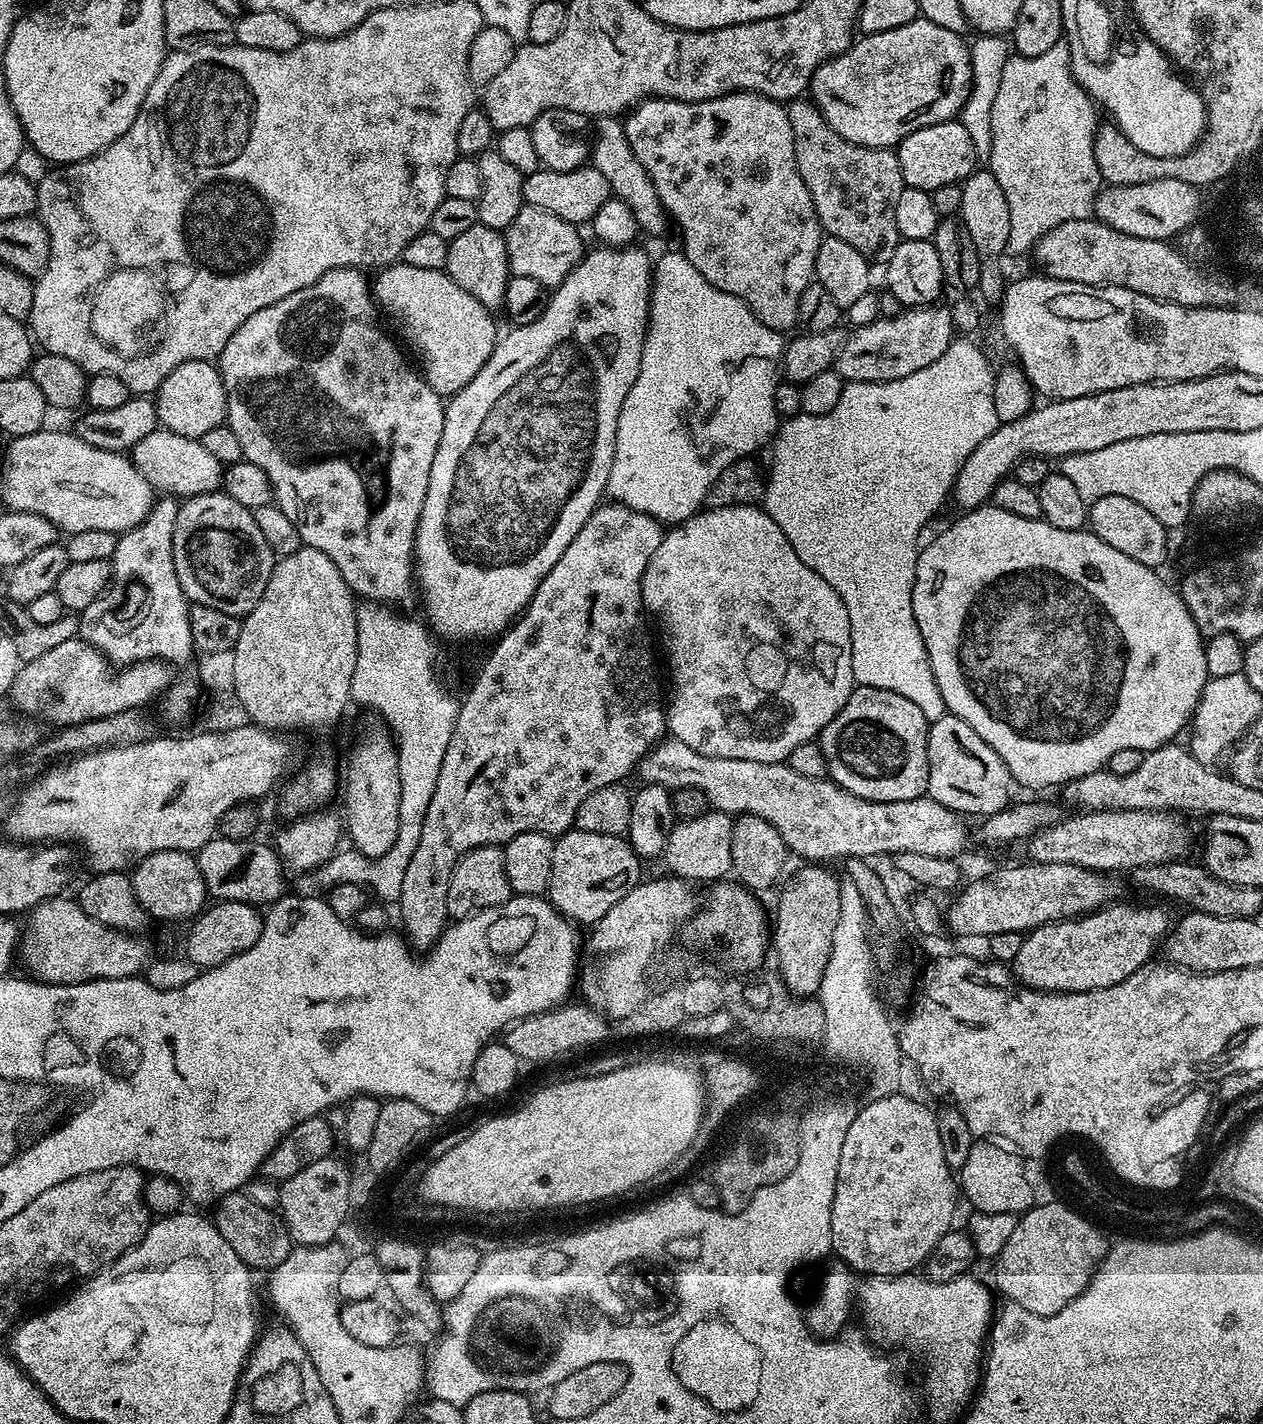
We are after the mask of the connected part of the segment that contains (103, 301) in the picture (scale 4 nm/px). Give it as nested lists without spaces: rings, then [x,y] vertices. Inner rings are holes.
[[[120,269],[93,292],[91,328],[100,341],[124,356],[144,355],[161,337],[166,298],[159,281],[151,276],[145,269]]]

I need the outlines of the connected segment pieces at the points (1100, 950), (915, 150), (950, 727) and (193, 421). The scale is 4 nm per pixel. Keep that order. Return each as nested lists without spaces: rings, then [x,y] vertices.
[[[1144,904],[1141,908],[1116,907],[1117,906],[1105,906],[1098,912],[1086,916],[1077,916],[1075,920],[1057,920],[1054,924],[1043,924],[1042,926],[1033,928],[1031,932],[1025,935],[1016,957],[1010,961],[1011,971],[1014,973],[1016,979],[1019,980],[1021,984],[1026,985],[1027,988],[1033,988],[1035,992],[1089,992],[1090,990],[1098,990],[1099,988],[1118,986],[1118,982],[1130,978],[1130,974],[1134,974],[1139,968],[1145,967],[1145,965],[1153,959],[1152,951],[1154,951],[1155,948],[1157,951],[1158,945],[1170,931],[1170,919],[1168,920],[1168,912],[1166,909],[1155,908],[1152,904]]]
[[[959,119],[926,126],[922,130],[914,130],[914,134],[900,141],[898,155],[905,185],[910,188],[920,188],[923,192],[932,193],[938,186],[960,184],[978,168],[978,161],[974,154],[974,142],[970,142],[970,134],[966,134],[966,126],[960,123]]]
[[[946,714],[928,725],[928,790],[934,802],[965,817],[998,814],[1013,799],[1014,781],[1006,762],[962,718]]]
[[[210,360],[182,362],[182,366],[170,370],[162,386],[154,393],[154,403],[160,419],[159,427],[191,440],[199,440],[206,430],[214,430],[225,423],[228,414],[224,379],[220,377],[219,367]]]

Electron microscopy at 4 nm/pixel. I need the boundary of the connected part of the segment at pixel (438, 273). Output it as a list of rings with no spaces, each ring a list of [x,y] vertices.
[[[397,262],[387,265],[377,276],[380,277],[374,280],[374,299],[379,311],[392,319],[397,332],[395,335],[403,341],[406,348],[408,343],[407,351],[420,359],[419,367],[426,383],[441,398],[451,398],[466,386],[466,382],[470,382],[470,378],[474,378],[474,374],[478,374],[478,370],[482,370],[482,366],[486,366],[486,358],[490,358],[490,354],[496,349],[498,331],[496,332],[496,324],[492,321],[493,313],[482,306],[482,302],[478,302],[474,294],[466,294],[466,290],[462,290],[462,286],[458,286],[458,282],[454,282],[454,278],[450,278],[443,270],[421,270],[419,266]]]

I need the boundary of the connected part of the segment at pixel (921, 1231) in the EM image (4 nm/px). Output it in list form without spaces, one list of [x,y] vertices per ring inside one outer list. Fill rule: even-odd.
[[[900,1095],[869,1099],[869,1104],[857,1111],[850,1130],[846,1130],[846,1142],[842,1142],[842,1154],[838,1158],[838,1178],[830,1210],[832,1252],[840,1255],[853,1272],[864,1276],[904,1276],[916,1272],[930,1250],[934,1250],[938,1238],[953,1227],[952,1219],[956,1216],[958,1180],[942,1155],[937,1113]]]

